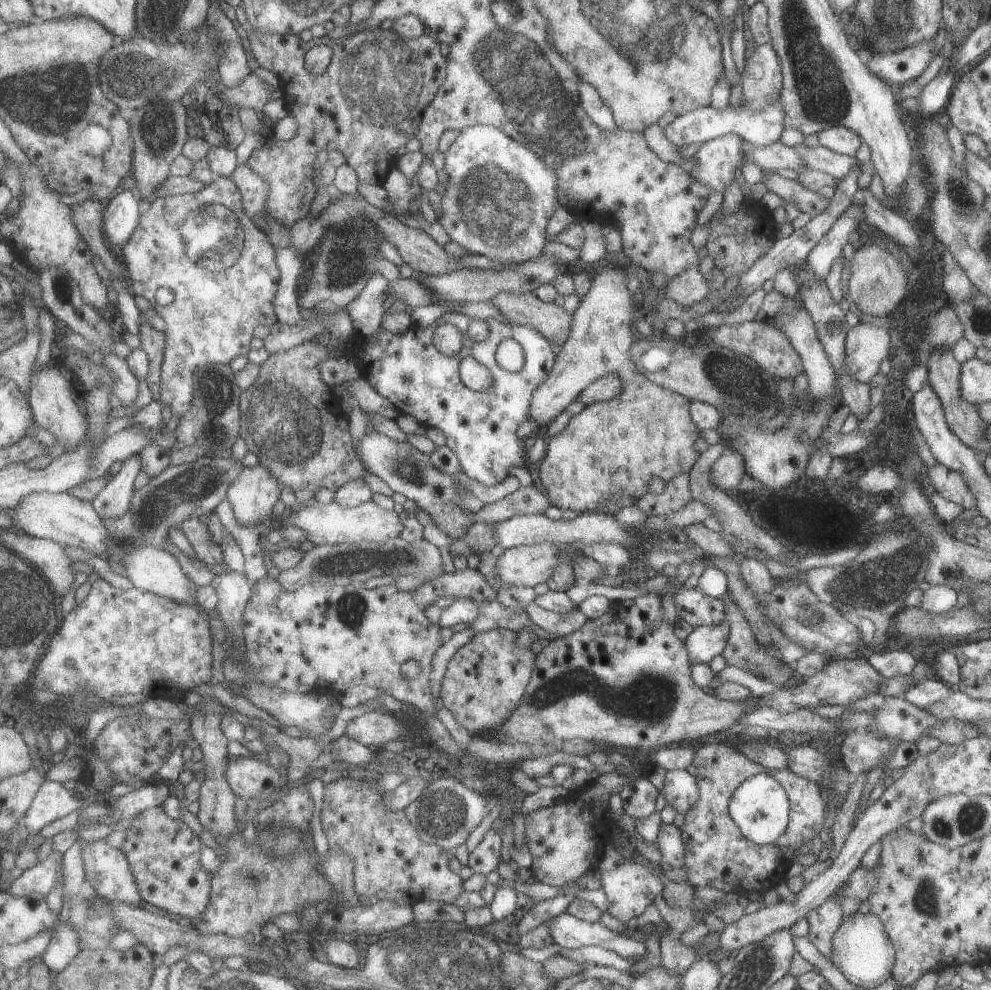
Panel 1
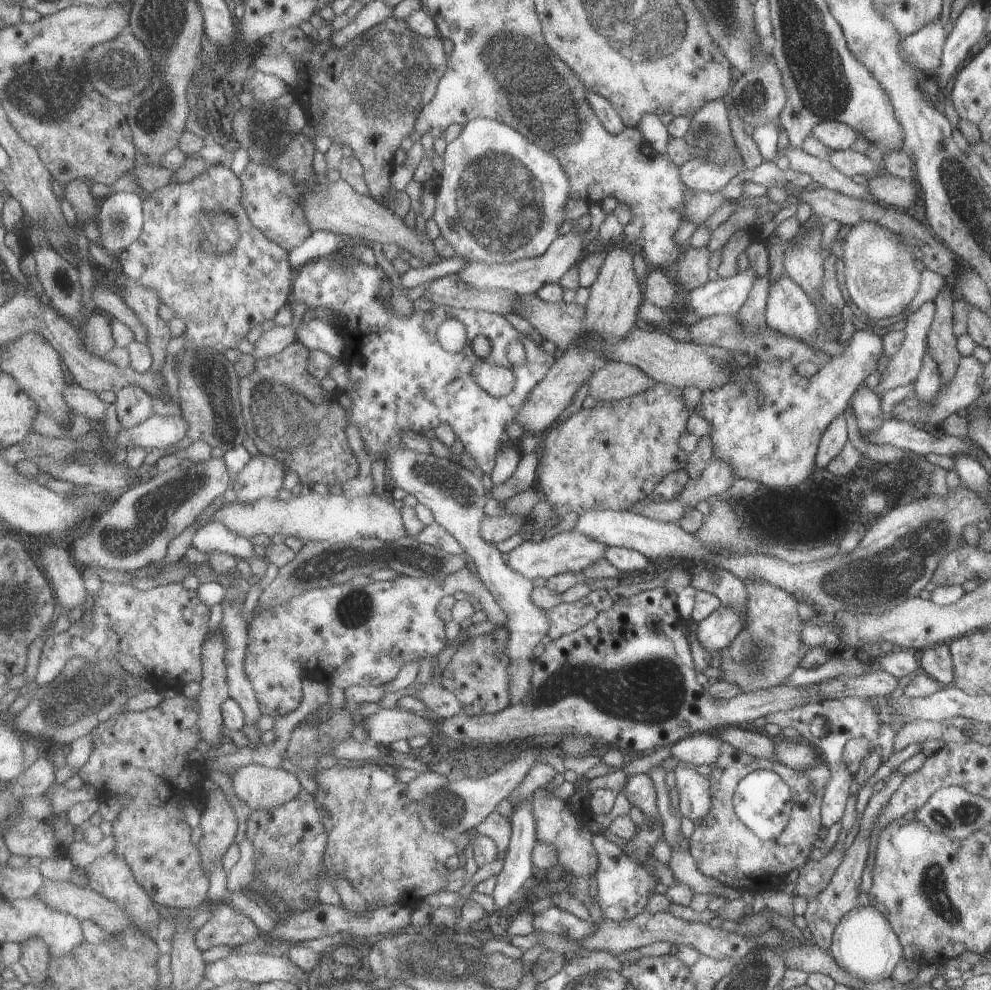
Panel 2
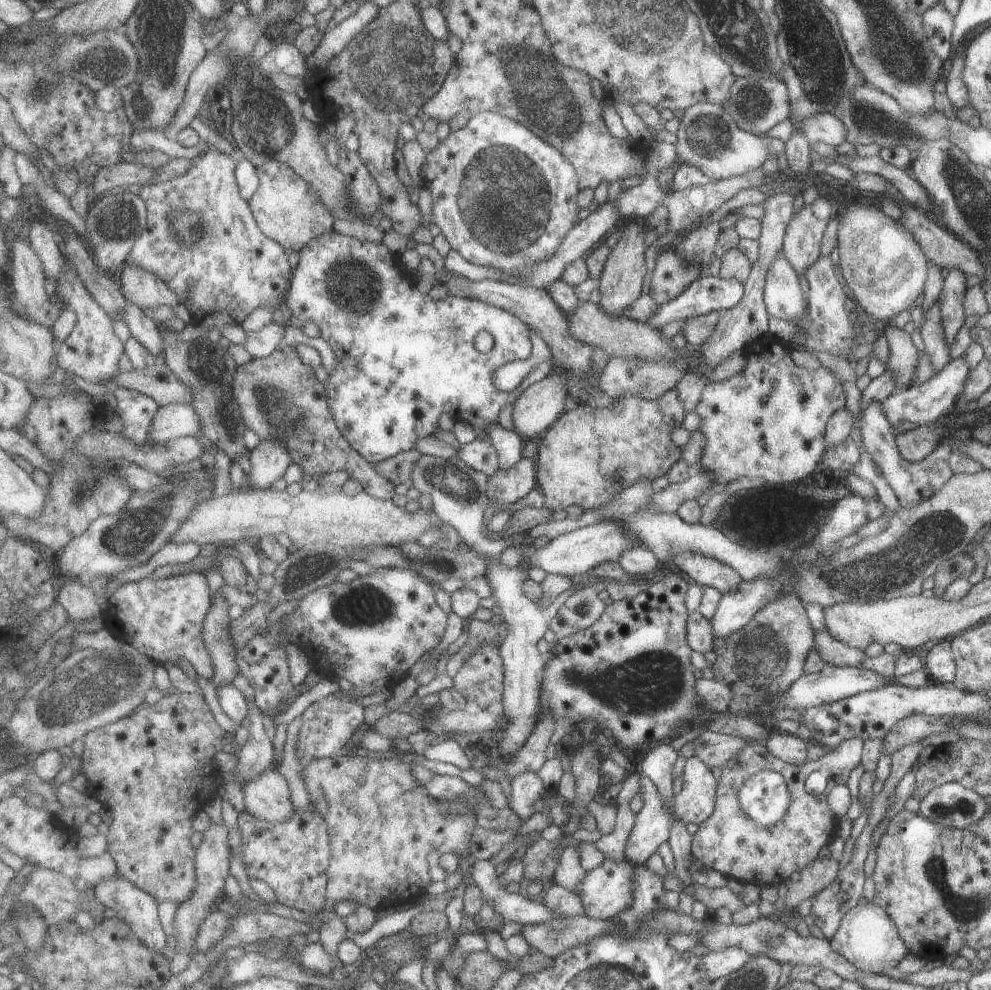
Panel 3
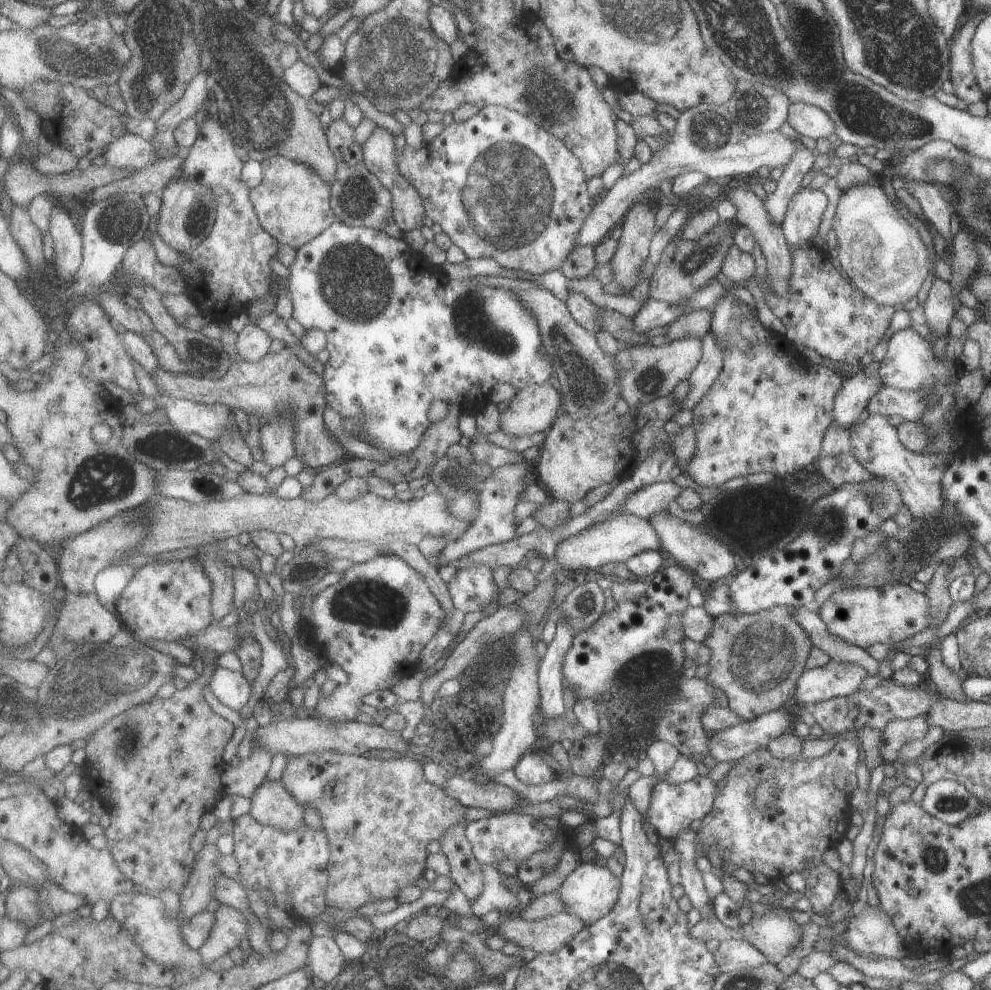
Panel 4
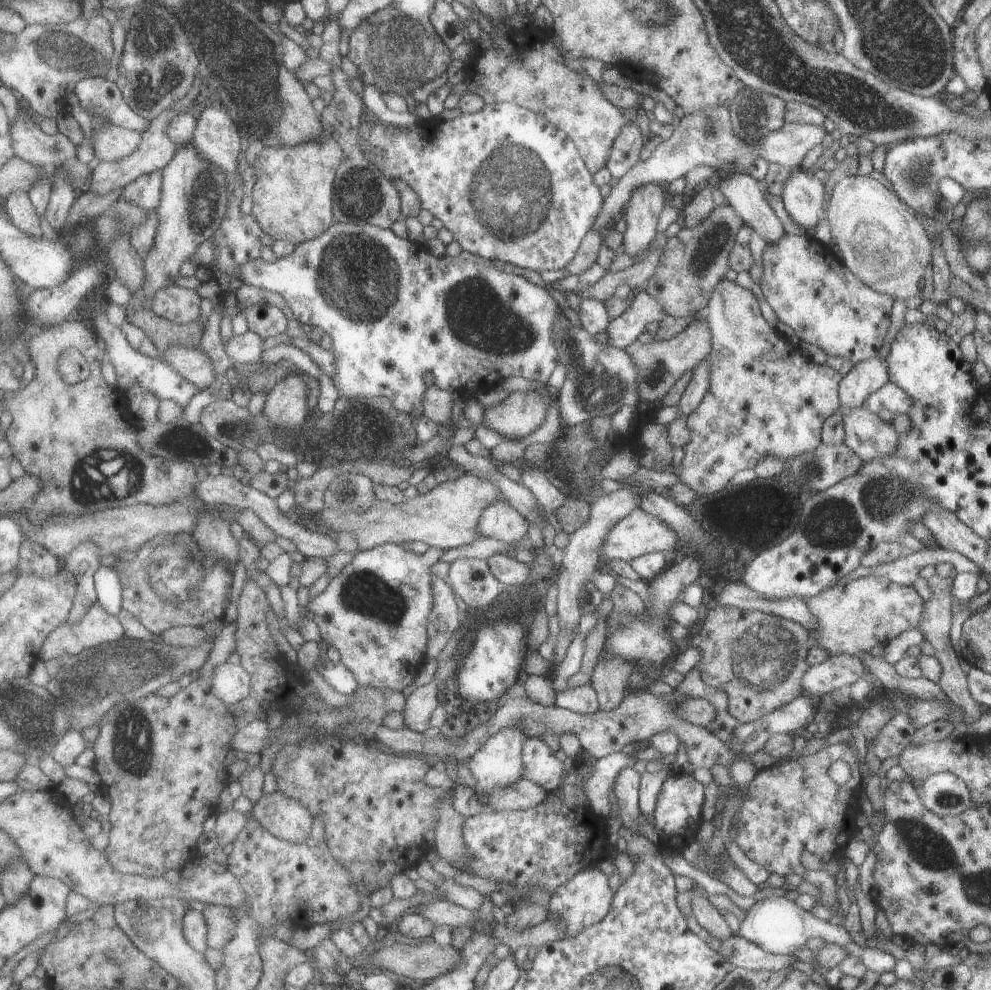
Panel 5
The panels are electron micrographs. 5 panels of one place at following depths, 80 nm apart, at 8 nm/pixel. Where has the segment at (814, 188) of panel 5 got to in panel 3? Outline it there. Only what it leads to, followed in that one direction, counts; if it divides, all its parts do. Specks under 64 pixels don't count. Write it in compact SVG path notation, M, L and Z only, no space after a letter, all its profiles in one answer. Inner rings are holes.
M816 198L792 216L786 228L783 252L798 278L818 262L823 234L834 216L832 204L824 198Z

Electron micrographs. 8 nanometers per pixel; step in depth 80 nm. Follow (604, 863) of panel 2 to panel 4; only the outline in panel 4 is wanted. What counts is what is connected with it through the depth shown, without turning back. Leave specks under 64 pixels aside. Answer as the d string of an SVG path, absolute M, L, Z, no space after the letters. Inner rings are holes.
M583 860L573 872L566 876L566 880L562 882L558 892L566 904L564 913L574 914L578 918L582 918L586 924L592 925L616 908L616 902L620 898L620 888L622 888L622 880L614 875L609 868Z

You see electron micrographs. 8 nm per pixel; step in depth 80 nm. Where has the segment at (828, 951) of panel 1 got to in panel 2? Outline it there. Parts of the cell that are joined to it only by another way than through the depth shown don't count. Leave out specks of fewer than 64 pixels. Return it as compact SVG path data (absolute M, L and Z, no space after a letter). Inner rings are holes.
M893 771L890 776L888 776L886 786L884 786L880 792L873 793L860 821L861 826L860 830L858 830L858 835L852 846L847 848L843 862L838 866L827 888L815 898L809 900L804 918L814 938L813 941L816 942L820 948L824 948L824 950L829 950L836 926L840 923L840 920L842 920L852 908L855 908L857 904L857 899L861 891L862 872L869 854L870 834L872 834L872 830L874 830L874 822L876 822L876 818L880 816L880 812L886 808L890 796L898 790L898 786L900 786L900 782L902 782L904 778L904 774Z

